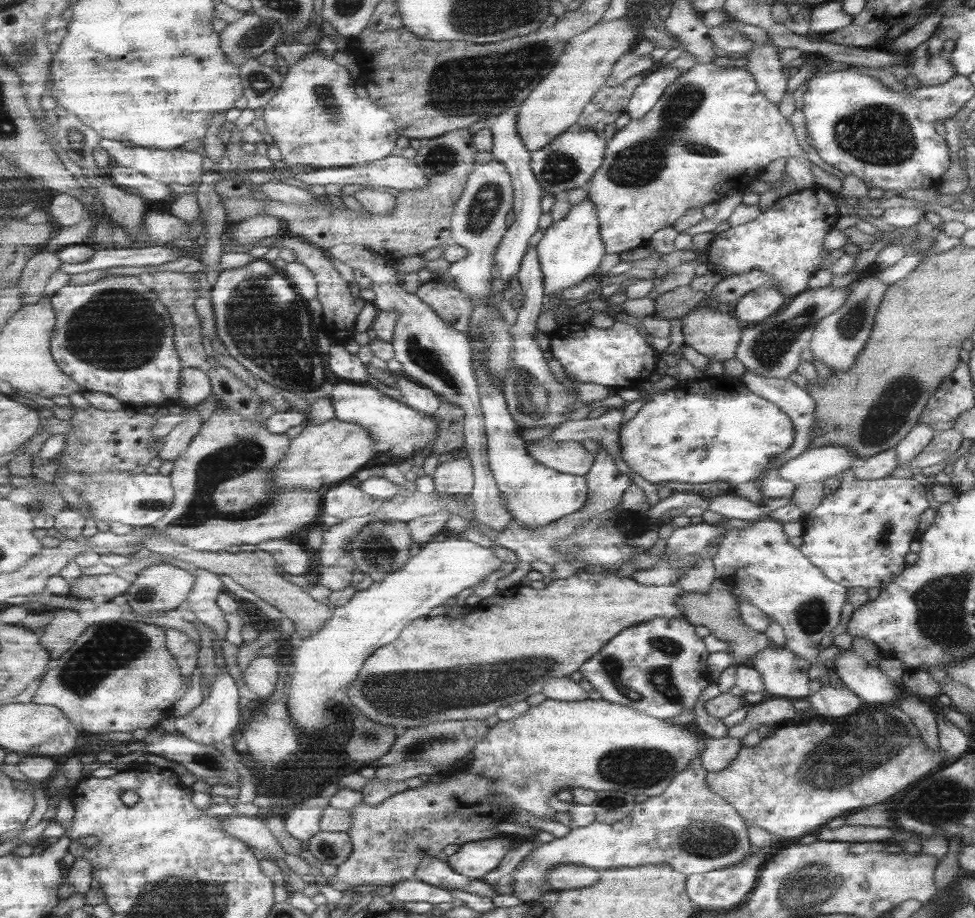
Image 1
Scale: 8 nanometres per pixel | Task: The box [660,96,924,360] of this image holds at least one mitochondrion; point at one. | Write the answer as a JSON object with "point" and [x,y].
{"point":[880,135]}

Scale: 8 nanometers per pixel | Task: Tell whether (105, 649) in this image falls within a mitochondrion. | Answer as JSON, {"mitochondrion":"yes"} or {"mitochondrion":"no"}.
{"mitochondrion":"yes"}

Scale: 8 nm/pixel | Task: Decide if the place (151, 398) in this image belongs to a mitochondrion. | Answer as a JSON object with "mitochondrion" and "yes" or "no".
{"mitochondrion":"no"}

